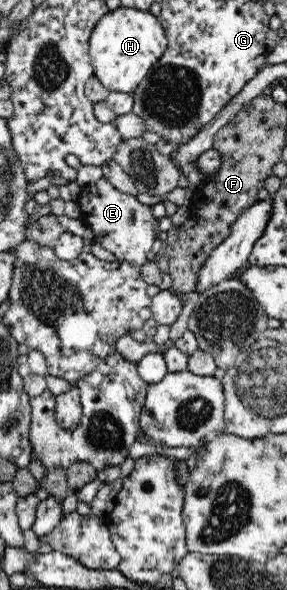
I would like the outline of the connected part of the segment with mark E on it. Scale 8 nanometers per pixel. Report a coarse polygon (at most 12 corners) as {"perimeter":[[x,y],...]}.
{"perimeter":[[104,177],[82,188],[81,221],[118,261],[149,261],[151,206]]}

